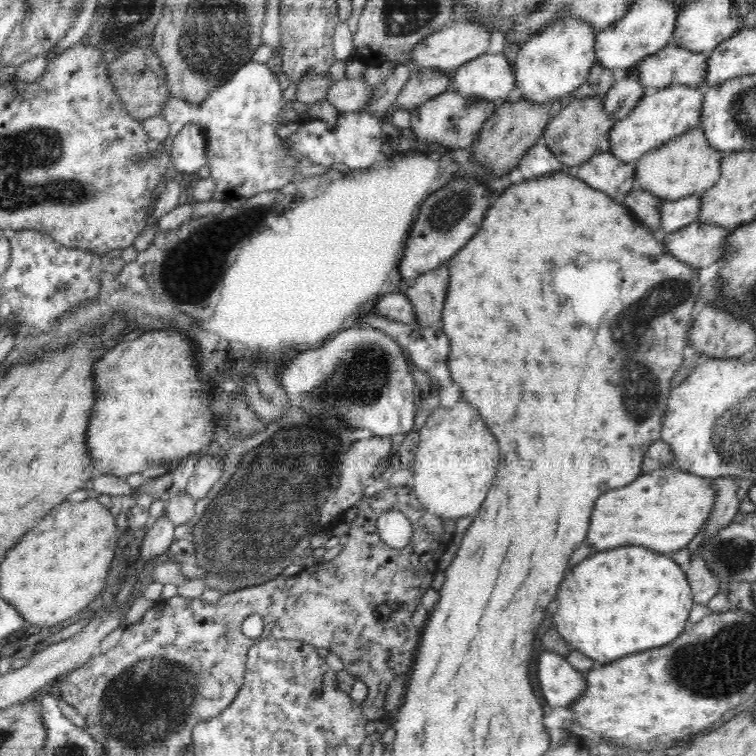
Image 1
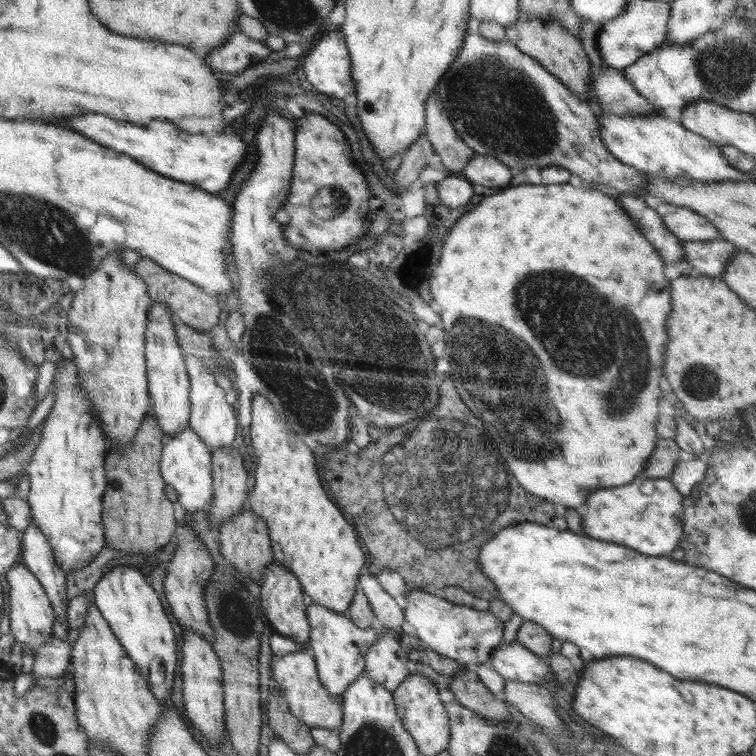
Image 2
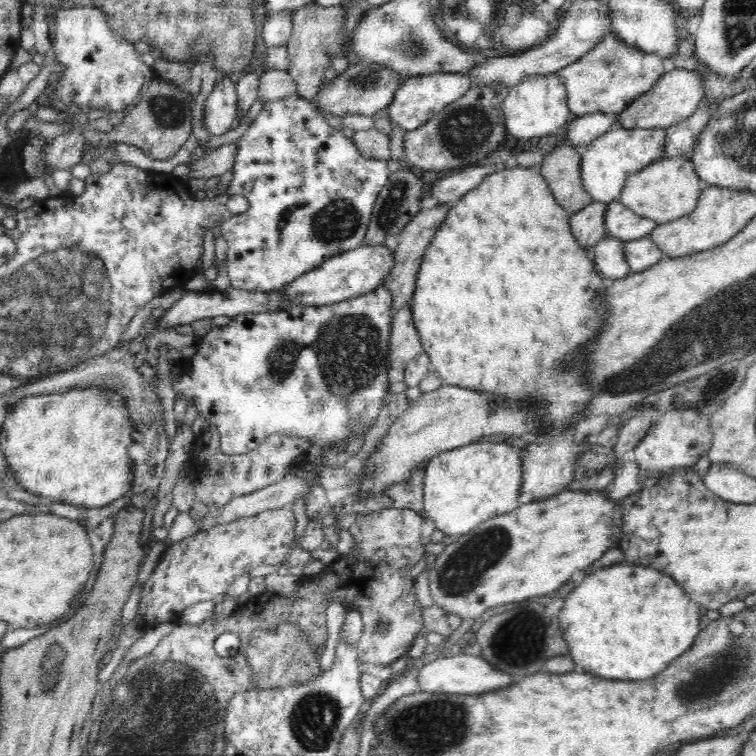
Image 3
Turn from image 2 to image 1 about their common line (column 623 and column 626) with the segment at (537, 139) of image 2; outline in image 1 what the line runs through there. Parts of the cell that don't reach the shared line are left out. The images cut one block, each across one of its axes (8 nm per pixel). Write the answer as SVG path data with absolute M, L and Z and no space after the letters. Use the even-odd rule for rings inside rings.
M602 152L578 166L573 172L593 189L621 199L635 186L637 162L621 162L612 152Z

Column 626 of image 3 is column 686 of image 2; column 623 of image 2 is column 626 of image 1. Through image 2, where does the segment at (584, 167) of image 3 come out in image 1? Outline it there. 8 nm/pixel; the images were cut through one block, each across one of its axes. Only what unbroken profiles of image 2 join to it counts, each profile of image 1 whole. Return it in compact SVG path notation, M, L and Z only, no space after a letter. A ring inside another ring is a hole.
M668 86L657 91L647 91L645 96L627 118L615 122L610 130L612 154L621 162L638 161L644 154L650 153L666 142L699 127L701 124L703 103L707 88L690 86Z

